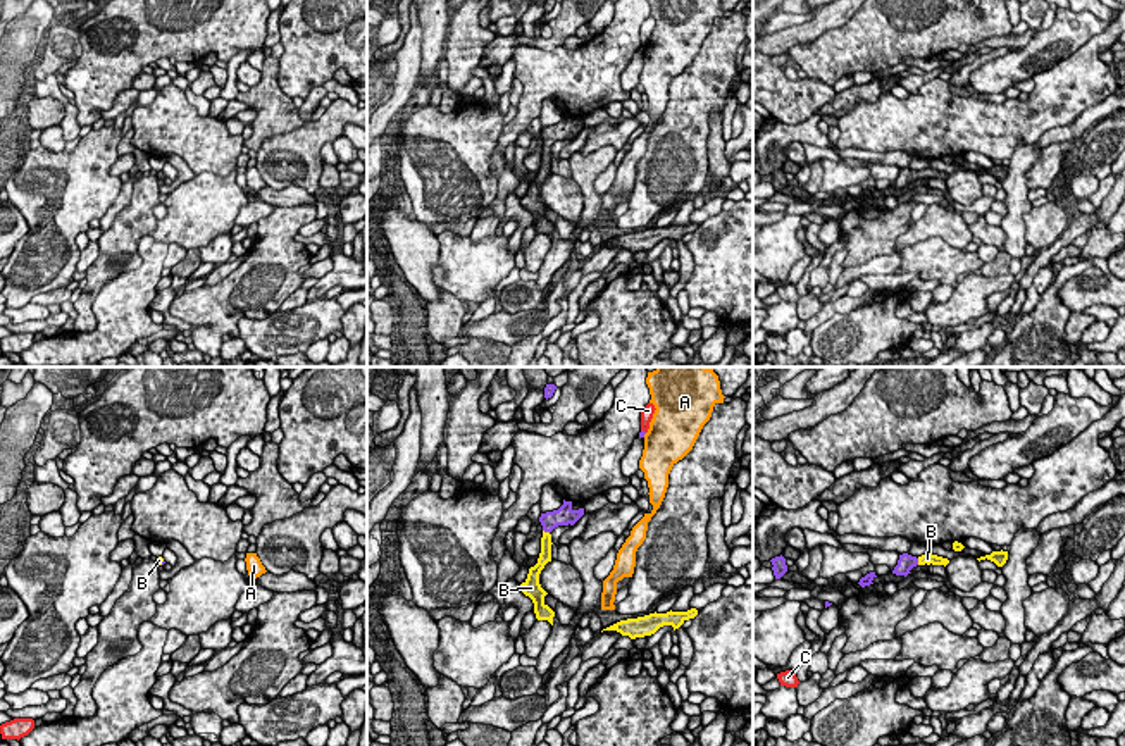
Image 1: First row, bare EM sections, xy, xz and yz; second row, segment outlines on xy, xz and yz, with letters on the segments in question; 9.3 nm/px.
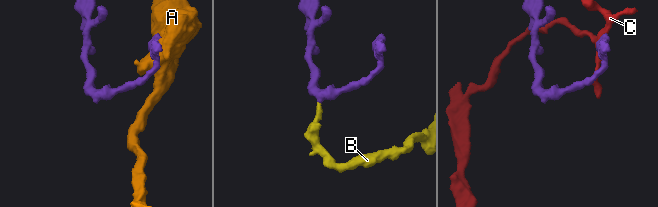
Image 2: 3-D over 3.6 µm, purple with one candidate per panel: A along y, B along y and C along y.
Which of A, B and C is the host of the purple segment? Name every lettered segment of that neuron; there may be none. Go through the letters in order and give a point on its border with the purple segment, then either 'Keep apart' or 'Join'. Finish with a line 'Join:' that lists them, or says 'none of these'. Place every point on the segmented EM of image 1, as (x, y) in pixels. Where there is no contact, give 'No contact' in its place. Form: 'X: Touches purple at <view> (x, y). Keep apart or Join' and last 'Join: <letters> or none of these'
A: Touches purple at xz (645, 433). Keep apart
B: Touches purple at xz (546, 531). Join
C: Touches purple at xz (643, 431). Keep apart
Join: B

